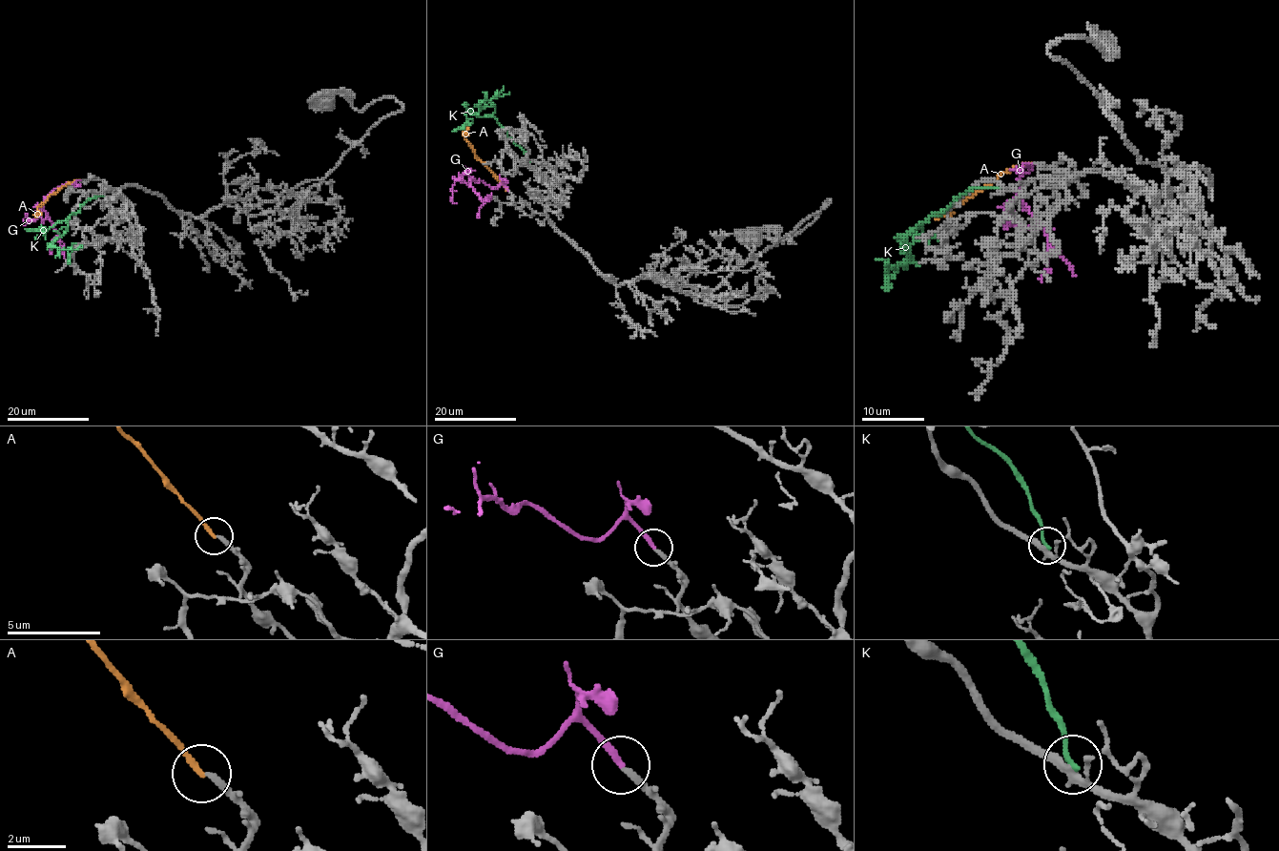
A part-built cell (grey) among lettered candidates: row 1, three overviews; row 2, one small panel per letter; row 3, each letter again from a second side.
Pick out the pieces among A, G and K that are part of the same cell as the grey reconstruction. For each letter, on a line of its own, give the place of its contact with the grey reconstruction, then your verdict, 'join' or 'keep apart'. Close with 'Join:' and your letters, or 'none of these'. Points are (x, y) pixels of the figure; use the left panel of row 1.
A: contact (79, 180); keep apart
G: contact (80, 180); join
K: contact (103, 196); keep apart
Join: G

